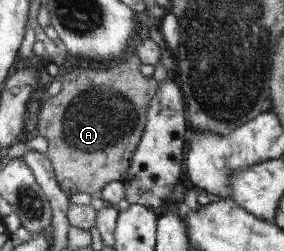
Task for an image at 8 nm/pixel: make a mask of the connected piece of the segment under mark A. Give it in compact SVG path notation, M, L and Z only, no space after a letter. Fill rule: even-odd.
M130 54L128 60L116 60L113 63L114 68L100 72L79 65L67 67L59 76L62 82L60 92L53 97L46 96L37 112L38 132L49 141L46 154L51 160L60 188L74 199L88 198L111 182L125 180L147 123L149 102L158 92L158 80L140 73L142 62L138 54Z

